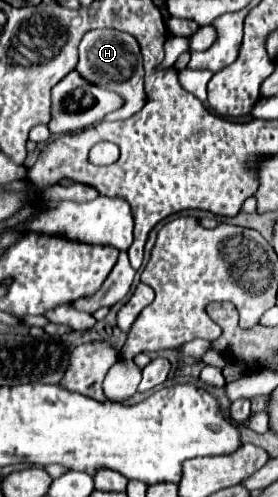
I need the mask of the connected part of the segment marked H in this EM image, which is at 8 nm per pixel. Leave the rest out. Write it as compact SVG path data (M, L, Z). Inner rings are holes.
M91 30L83 36L79 44L79 64L75 68L85 80L99 88L107 88L111 92L119 92L123 96L123 108L117 112L109 112L105 120L123 120L139 112L145 104L143 92L143 66L139 44L131 34L123 34L117 30Z

